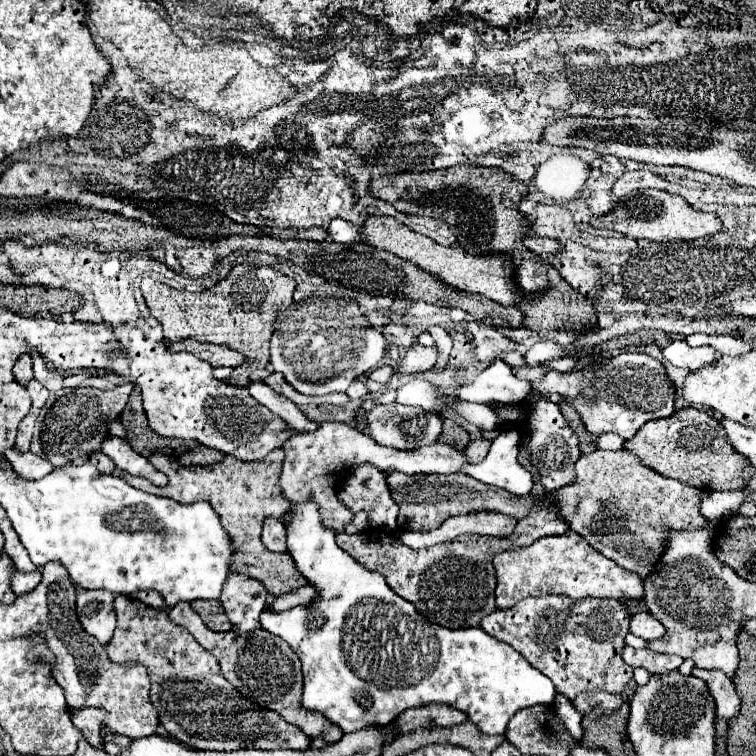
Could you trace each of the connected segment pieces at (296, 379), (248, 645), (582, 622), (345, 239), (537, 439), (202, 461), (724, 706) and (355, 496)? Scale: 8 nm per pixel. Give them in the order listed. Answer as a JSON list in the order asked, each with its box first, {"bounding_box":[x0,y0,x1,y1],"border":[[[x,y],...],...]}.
[{"bounding_box":[270,296,386,396],"border":[[[310,296],[290,304],[278,314],[270,344],[270,364],[282,372],[298,392],[318,396],[346,392],[358,374],[368,374],[380,366],[386,354],[386,340],[360,314],[358,304],[344,298]]]},{"bounding_box":[168,602,344,744],"border":[[[188,602],[176,604],[172,610],[168,610],[168,616],[174,624],[182,626],[184,630],[188,630],[198,644],[202,644],[220,664],[224,678],[250,702],[274,710],[278,712],[286,722],[298,726],[300,730],[304,730],[304,734],[308,734],[310,738],[320,736],[324,738],[328,744],[338,742],[344,732],[332,724],[326,716],[322,716],[316,710],[306,710],[302,706],[302,666],[298,656],[288,648],[288,644],[266,632],[264,628],[256,628],[244,634],[238,632],[214,632],[210,628],[204,626],[204,622],[200,620],[200,616],[190,608]]]},{"bounding_box":[480,596,634,702],"border":[[[542,596],[542,598],[524,598],[512,608],[496,610],[484,616],[480,626],[490,636],[518,650],[536,670],[540,670],[544,676],[552,680],[558,694],[564,694],[570,702],[574,702],[574,698],[584,692],[603,690],[622,695],[632,686],[634,682],[632,668],[622,660],[624,636],[630,632],[628,624],[630,624],[630,614],[618,600],[610,600],[610,598],[574,600],[568,596]]]},{"bounding_box":[326,218,360,244],"border":[[[342,218],[330,220],[326,232],[328,232],[332,242],[342,242],[342,244],[360,242],[360,228],[350,224],[350,222],[346,222],[346,220],[342,220]]]},{"bounding_box":[528,400,580,492],"border":[[[540,400],[532,408],[528,422],[536,422],[536,426],[532,426],[528,432],[530,434],[528,450],[530,450],[530,460],[534,462],[534,466],[540,474],[542,486],[550,492],[550,490],[562,488],[564,484],[570,484],[574,480],[574,464],[580,456],[580,448],[578,448],[578,436],[572,432],[572,428],[564,420],[558,404]]]},{"bounding_box":[180,446,224,466],"border":[[[198,446],[194,448],[192,452],[186,452],[180,456],[180,462],[184,466],[206,466],[206,464],[214,464],[214,462],[220,462],[224,458],[222,452],[218,450],[210,450],[206,446]]]},{"bounding_box":[692,668,740,722],"border":[[[696,668],[692,670],[692,676],[698,676],[702,680],[706,680],[710,694],[714,696],[716,702],[716,716],[730,722],[740,714],[740,698],[734,690],[734,684],[728,676],[724,676],[724,672],[718,670],[702,670]]]},{"bounding_box":[340,464,398,528],"border":[[[368,464],[364,466],[358,466],[358,468],[352,468],[342,490],[340,490],[340,500],[352,508],[352,512],[360,512],[360,510],[366,510],[368,512],[368,522],[370,526],[382,526],[386,524],[388,528],[396,528],[396,516],[398,516],[398,506],[396,502],[392,500],[392,494],[390,494],[390,486],[386,482],[386,474],[384,472],[378,472],[374,468],[370,468]]]}]

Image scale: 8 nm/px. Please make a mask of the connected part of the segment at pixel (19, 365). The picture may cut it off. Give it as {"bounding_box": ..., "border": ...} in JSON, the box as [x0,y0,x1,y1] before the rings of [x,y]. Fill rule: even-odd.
{"bounding_box":[14,354,32,386],"border":[[[22,354],[18,358],[18,362],[14,364],[14,378],[22,386],[26,386],[32,380],[32,356],[30,354]]]}

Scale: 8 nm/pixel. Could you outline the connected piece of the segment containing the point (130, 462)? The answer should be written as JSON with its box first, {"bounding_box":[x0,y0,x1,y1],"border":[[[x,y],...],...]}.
{"bounding_box":[102,438,168,486],"border":[[[106,438],[104,444],[102,444],[102,452],[114,460],[116,468],[120,468],[124,472],[148,478],[156,486],[166,486],[168,484],[168,476],[162,474],[162,472],[158,472],[144,456],[140,456],[138,452],[134,452],[128,446],[128,442],[124,442],[124,440]]]}

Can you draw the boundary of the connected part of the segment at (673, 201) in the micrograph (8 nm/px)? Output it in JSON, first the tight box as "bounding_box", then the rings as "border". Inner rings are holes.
{"bounding_box":[592,190,722,242],"border":[[[636,190],[624,196],[610,214],[594,218],[592,226],[616,230],[628,238],[646,238],[652,242],[694,240],[722,232],[722,220],[712,212],[696,212],[684,198],[662,190]]]}

